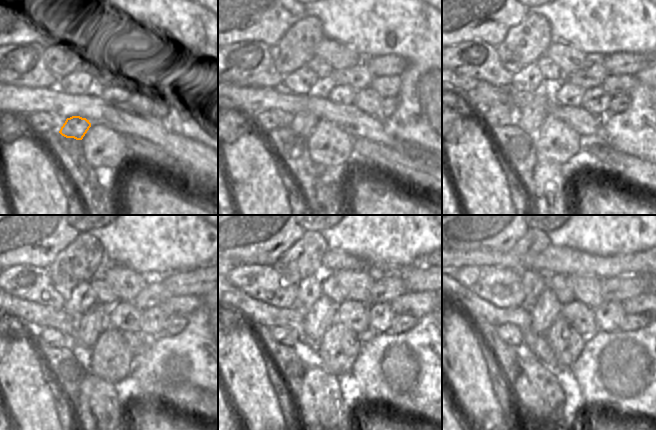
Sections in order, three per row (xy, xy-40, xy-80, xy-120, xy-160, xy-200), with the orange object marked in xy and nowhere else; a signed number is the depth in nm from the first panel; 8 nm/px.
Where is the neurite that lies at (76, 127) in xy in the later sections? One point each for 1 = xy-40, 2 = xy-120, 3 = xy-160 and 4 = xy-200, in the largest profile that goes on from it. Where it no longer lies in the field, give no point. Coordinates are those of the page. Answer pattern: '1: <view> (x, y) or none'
1: xy-40 (303, 123)
2: xy-120 (93, 322)
3: xy-160 (321, 315)
4: xy-200 (546, 309)

